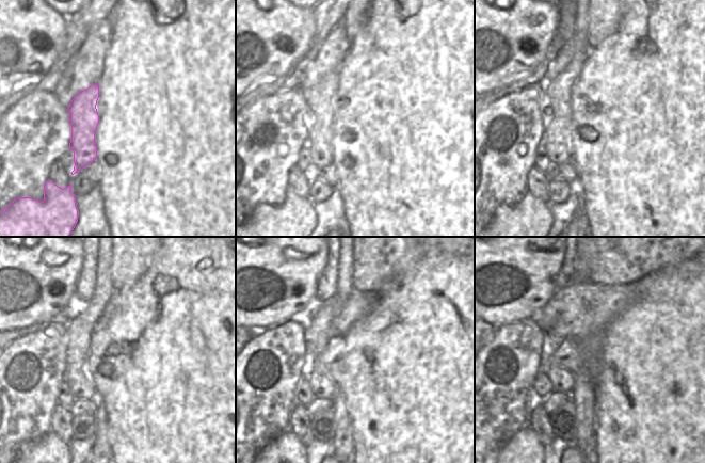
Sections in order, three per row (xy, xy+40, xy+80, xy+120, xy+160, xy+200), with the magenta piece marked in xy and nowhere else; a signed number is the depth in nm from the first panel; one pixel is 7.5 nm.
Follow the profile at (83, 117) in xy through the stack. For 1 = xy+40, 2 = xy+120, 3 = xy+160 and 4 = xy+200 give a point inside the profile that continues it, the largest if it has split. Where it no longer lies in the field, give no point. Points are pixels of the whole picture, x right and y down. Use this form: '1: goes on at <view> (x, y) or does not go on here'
1: goes on at xy+40 (320, 98)
2: goes on at xy+120 (80, 324)
3: goes on at xy+160 (316, 328)
4: goes on at xy+200 (561, 380)

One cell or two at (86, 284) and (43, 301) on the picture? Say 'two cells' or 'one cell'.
two cells

